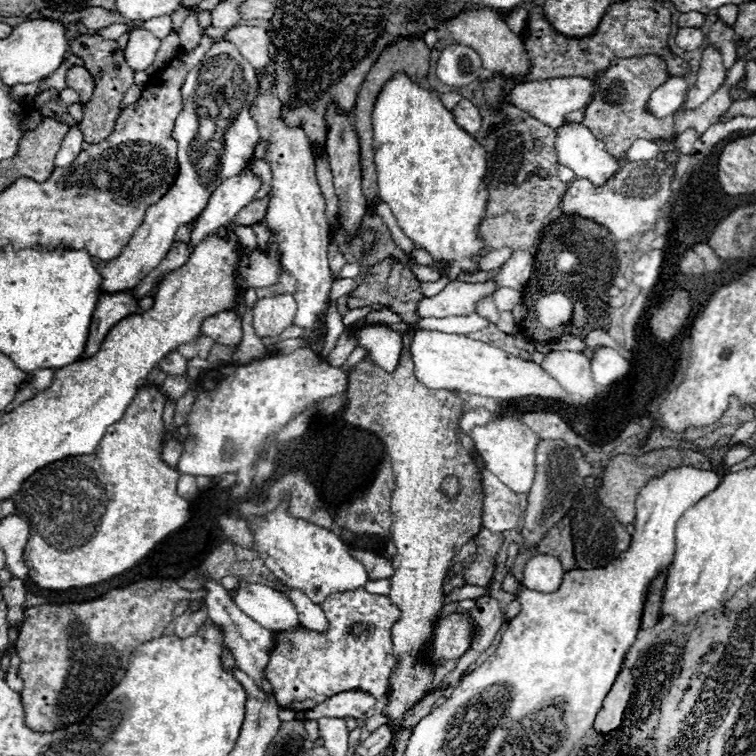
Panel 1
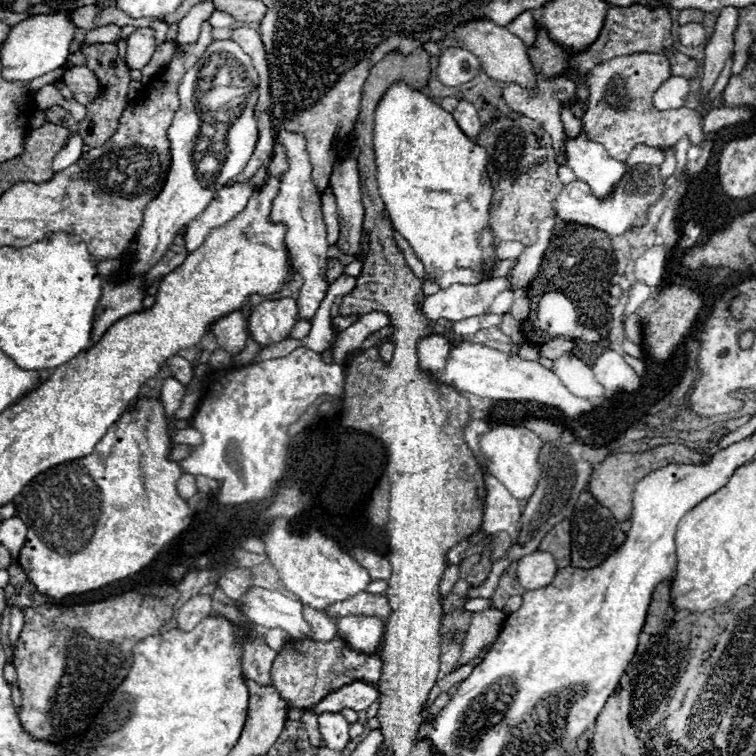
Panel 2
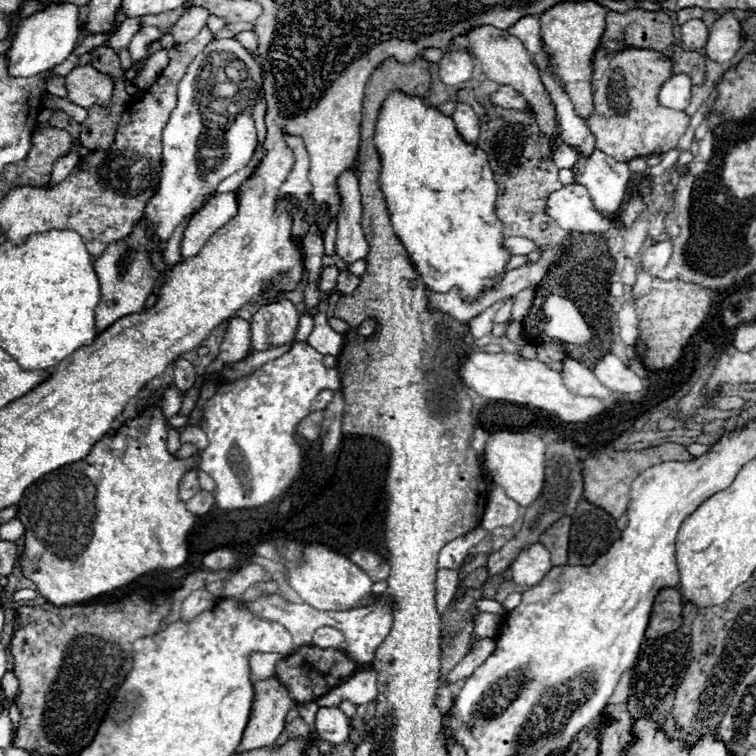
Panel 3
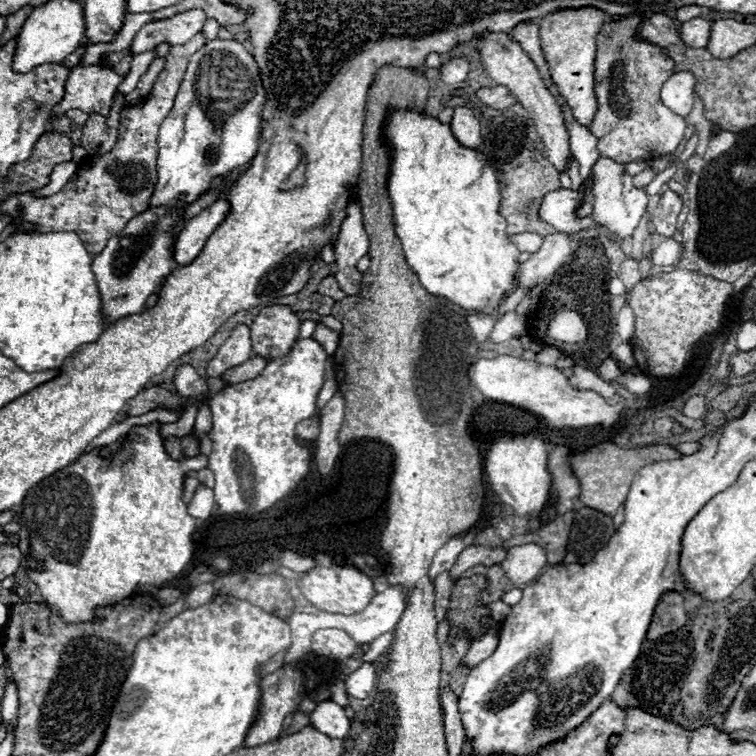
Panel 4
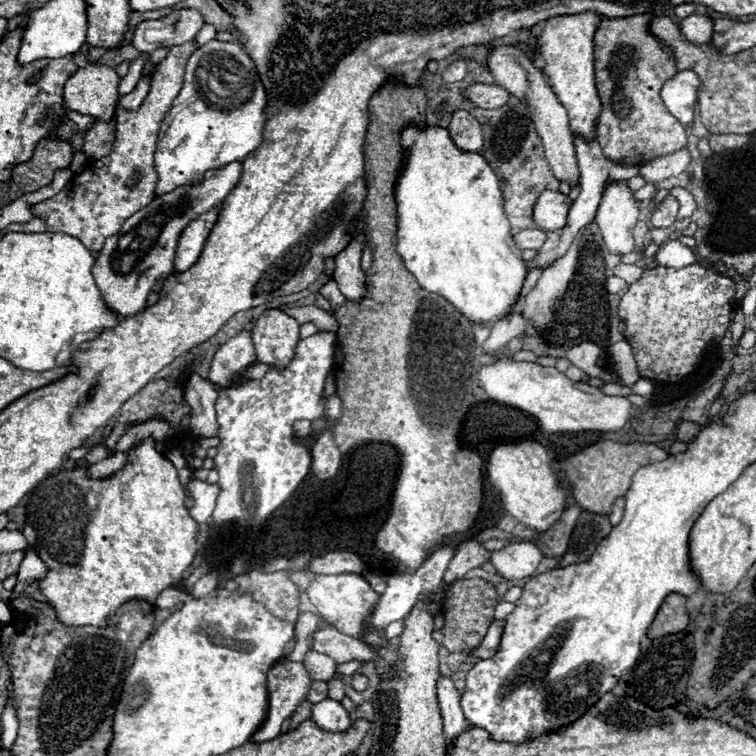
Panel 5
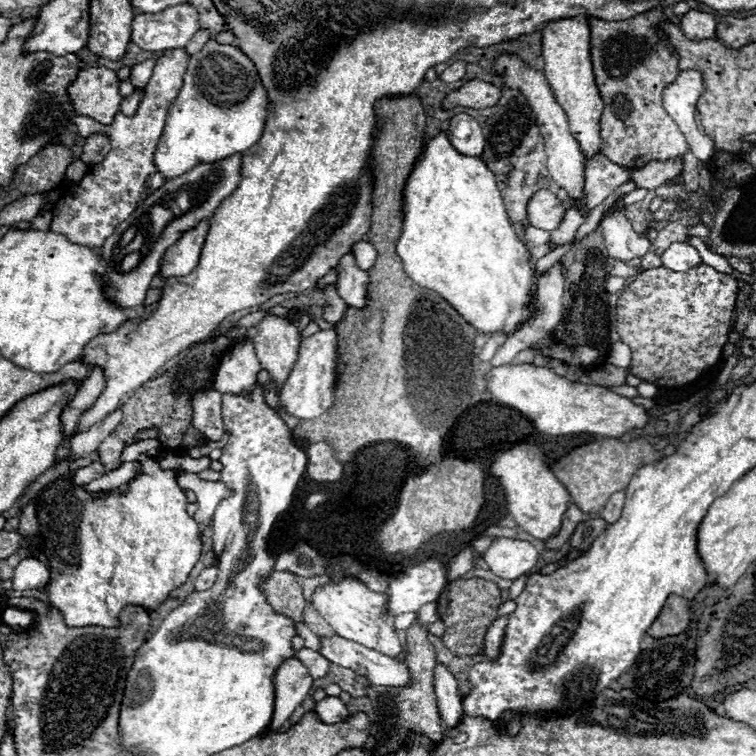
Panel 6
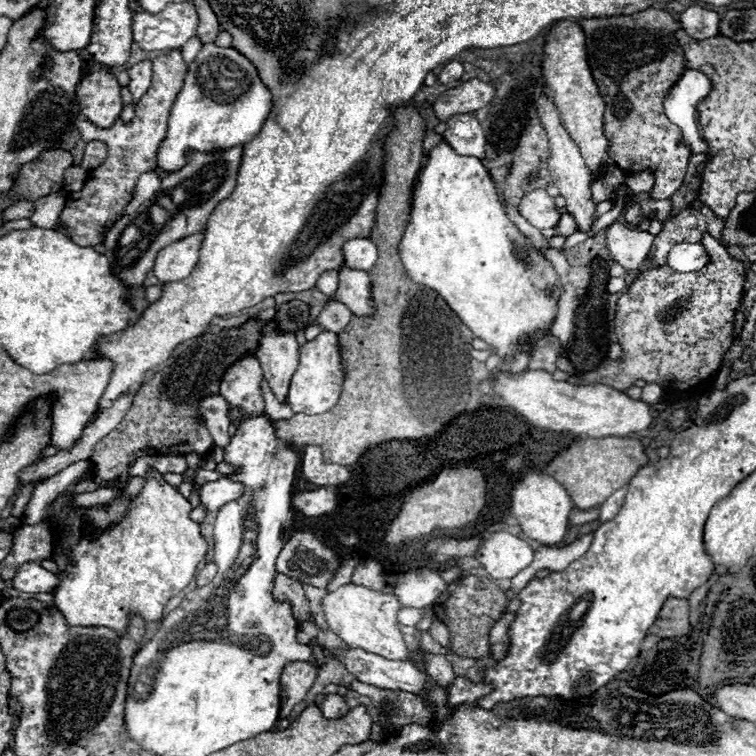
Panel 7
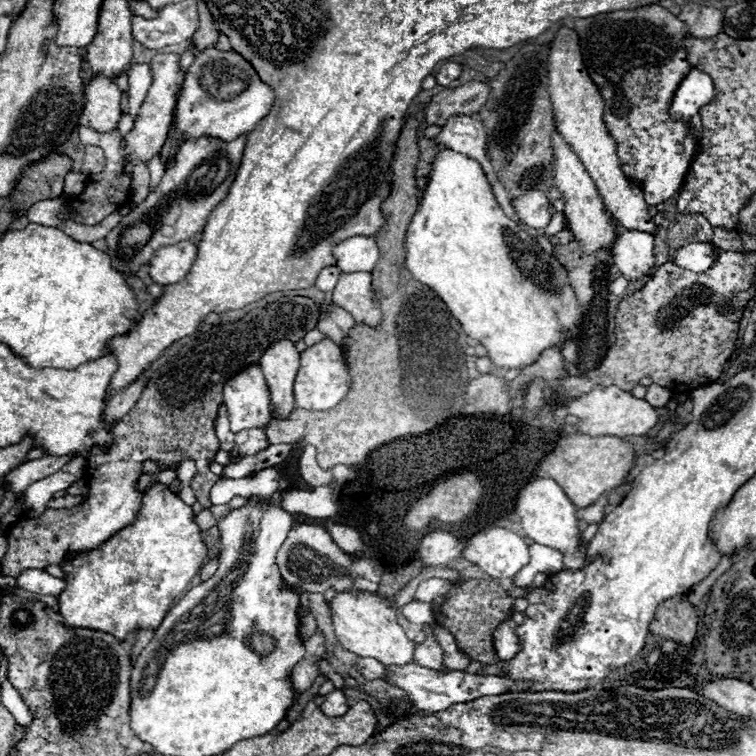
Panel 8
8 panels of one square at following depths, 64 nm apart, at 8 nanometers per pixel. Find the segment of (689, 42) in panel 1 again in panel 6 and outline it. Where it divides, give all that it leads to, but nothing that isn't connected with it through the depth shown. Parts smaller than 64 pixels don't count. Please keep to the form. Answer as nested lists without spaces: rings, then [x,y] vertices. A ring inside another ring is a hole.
[[[690,10],[686,16],[682,16],[680,28],[686,34],[686,38],[700,42],[700,40],[714,38],[714,34],[716,34],[716,20],[714,20],[712,14]]]

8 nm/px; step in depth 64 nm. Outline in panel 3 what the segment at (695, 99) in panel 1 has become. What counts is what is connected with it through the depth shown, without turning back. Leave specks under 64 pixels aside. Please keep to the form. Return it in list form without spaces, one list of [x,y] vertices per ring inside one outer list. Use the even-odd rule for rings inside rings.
[[[728,10],[722,14],[714,26],[710,28],[710,36],[706,42],[706,58],[716,64],[726,64],[734,58],[736,50],[744,44],[744,38],[740,36],[742,28],[738,24],[733,11]]]

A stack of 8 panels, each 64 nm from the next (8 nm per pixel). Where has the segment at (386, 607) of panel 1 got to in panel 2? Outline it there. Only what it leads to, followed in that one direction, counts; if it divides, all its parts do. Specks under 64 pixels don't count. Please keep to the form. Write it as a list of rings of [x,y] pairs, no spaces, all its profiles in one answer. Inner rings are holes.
[[[360,592],[352,598],[346,598],[346,600],[340,600],[340,602],[334,602],[326,608],[326,614],[332,618],[332,622],[336,624],[340,618],[344,616],[350,616],[350,614],[364,614],[364,616],[376,616],[384,622],[388,622],[390,614],[392,614],[392,608],[386,600],[386,596],[380,596],[380,594],[370,594],[370,592]],[[334,636],[330,642],[318,642],[312,638],[300,638],[300,640],[290,638],[272,662],[270,670],[272,686],[280,692],[280,698],[286,700],[290,708],[300,710],[316,706],[322,698],[332,694],[334,690],[352,684],[356,680],[362,680],[370,686],[378,686],[382,674],[382,658],[380,658],[382,644],[384,636],[380,638],[378,650],[374,654],[362,654],[352,650],[348,642],[340,636]]]

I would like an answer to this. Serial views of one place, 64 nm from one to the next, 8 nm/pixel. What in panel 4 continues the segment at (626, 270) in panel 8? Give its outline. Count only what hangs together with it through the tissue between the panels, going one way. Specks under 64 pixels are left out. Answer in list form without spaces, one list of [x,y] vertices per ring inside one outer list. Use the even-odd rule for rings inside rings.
[[[600,156],[592,168],[592,178],[586,180],[586,186],[592,188],[594,192],[594,218],[596,222],[608,230],[608,236],[618,240],[624,236],[630,236],[634,232],[634,228],[638,226],[640,218],[646,212],[648,206],[648,194],[644,190],[638,190],[632,184],[632,176],[626,174],[624,164],[614,162],[606,156]]]

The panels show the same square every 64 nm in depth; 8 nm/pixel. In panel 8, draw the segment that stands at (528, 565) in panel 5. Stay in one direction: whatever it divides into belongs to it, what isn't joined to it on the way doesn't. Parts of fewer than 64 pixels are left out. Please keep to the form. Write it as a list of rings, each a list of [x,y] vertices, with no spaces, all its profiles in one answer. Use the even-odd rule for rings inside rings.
[[[486,528],[472,538],[462,554],[480,566],[492,578],[514,578],[530,562],[530,550],[524,538],[506,528]]]

